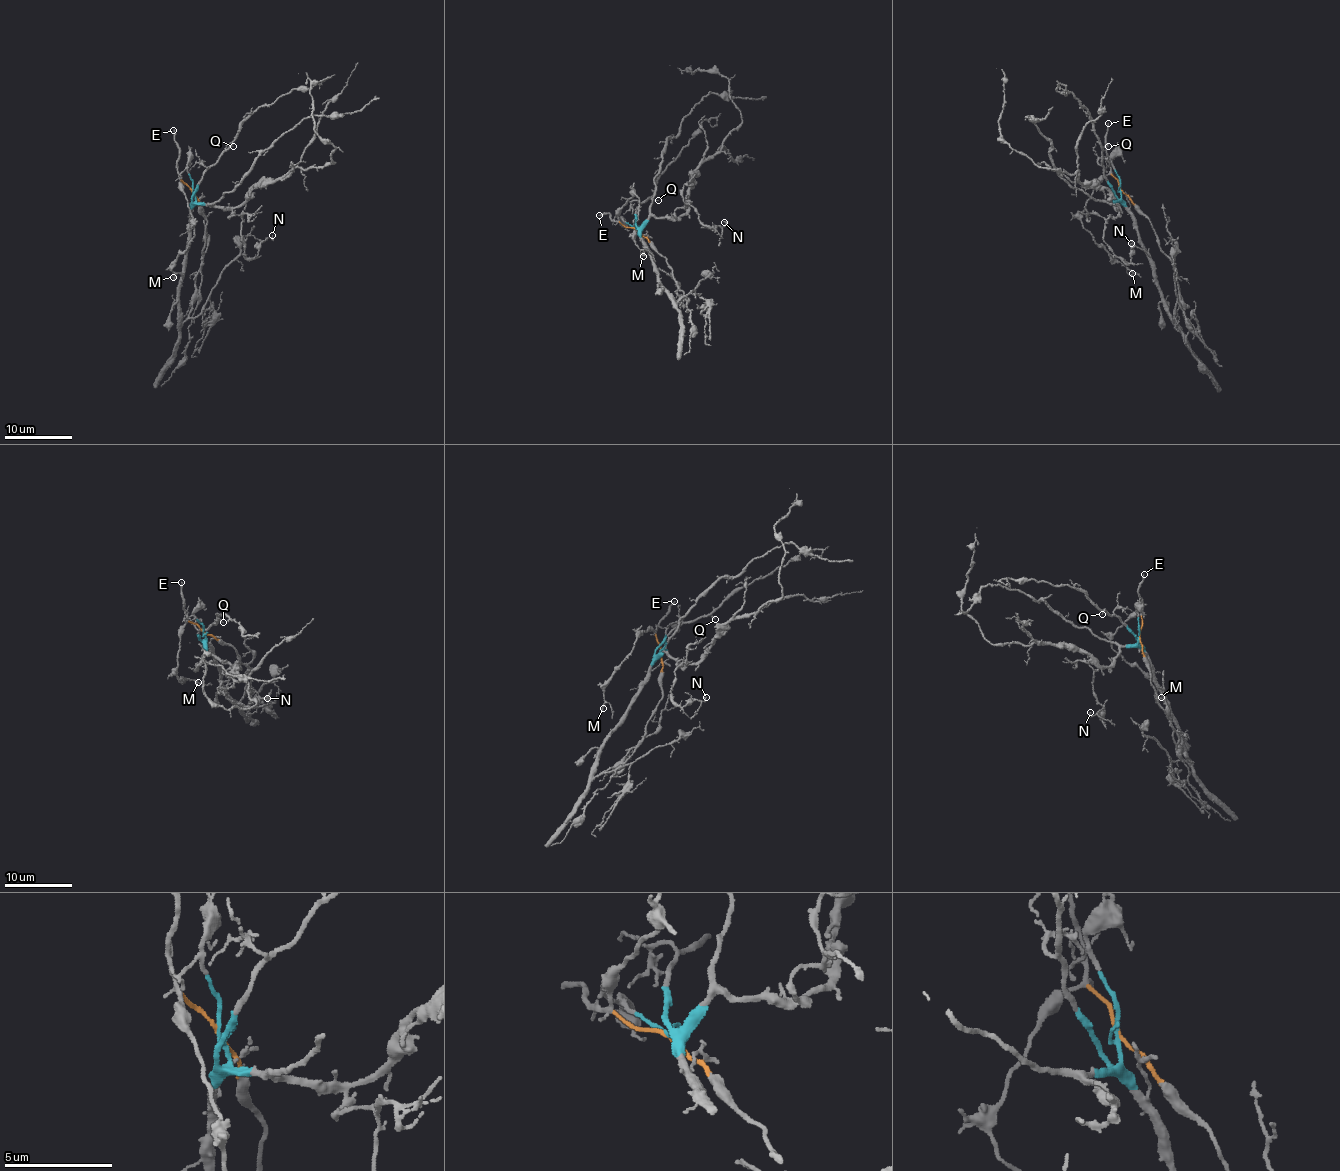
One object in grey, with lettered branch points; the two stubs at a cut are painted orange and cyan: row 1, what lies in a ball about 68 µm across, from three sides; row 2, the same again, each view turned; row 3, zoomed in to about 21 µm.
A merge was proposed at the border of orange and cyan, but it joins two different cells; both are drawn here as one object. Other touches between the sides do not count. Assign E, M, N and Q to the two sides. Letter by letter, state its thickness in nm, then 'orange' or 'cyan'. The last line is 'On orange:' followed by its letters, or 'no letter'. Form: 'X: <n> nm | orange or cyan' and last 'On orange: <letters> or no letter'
E: 160 nm | orange
M: 150 nm | orange
N: 140 nm | cyan
Q: 120 nm | cyan
On orange: E, M

